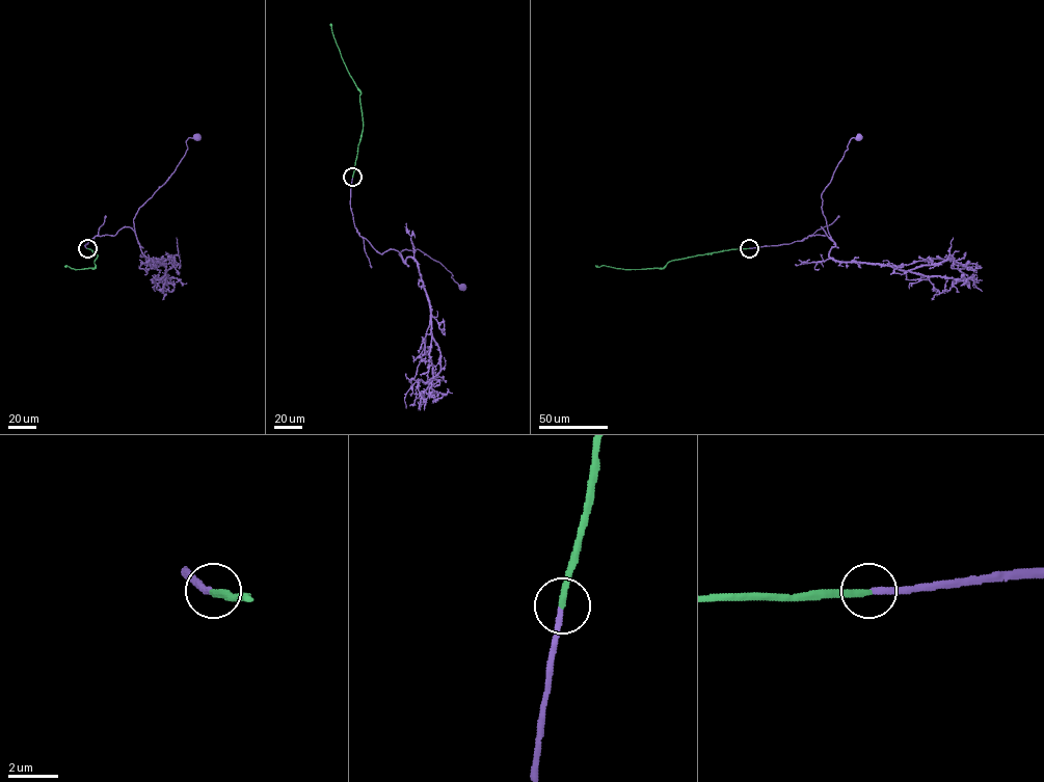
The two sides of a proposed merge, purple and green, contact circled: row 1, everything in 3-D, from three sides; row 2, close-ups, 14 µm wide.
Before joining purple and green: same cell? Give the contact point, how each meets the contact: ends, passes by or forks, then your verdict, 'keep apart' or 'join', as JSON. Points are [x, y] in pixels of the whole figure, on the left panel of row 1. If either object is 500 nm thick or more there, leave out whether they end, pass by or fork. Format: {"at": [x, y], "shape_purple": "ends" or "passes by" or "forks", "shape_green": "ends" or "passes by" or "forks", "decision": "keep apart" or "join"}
{"at": [87, 248], "shape_purple": "ends", "shape_green": "ends", "decision": "join"}

